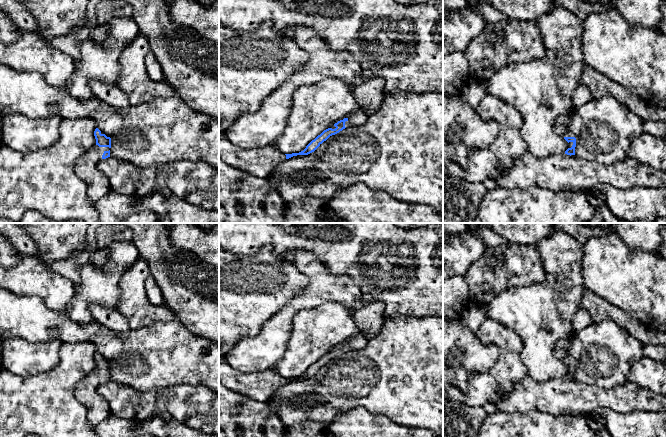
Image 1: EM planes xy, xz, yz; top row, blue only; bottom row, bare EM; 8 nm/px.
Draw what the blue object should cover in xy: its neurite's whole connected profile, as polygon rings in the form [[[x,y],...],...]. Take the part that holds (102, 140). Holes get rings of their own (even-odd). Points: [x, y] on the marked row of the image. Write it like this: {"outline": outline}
{"outline": [[[98,128],[94,136],[96,145],[75,161],[73,170],[86,183],[89,199],[96,202],[111,190],[106,175],[98,169],[98,163],[110,157],[111,138],[102,134]]]}

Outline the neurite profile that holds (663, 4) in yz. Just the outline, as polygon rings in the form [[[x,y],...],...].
[[[666,0],[661,2],[661,16],[660,32],[666,34]]]

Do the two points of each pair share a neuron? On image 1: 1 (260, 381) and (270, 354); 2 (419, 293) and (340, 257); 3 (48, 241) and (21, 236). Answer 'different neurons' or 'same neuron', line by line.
1: different neurons
2: same neuron
3: different neurons

